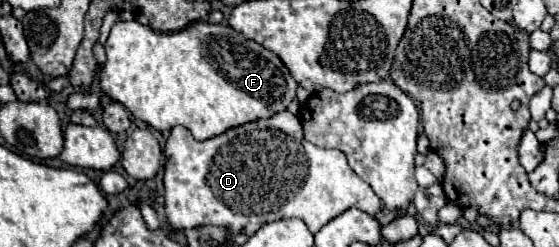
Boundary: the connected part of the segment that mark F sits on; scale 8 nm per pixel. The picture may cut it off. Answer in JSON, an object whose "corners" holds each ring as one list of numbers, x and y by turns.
{"corners":[[118,20,106,42,106,56,106,64,100,68,100,86,112,100,120,102,134,114,134,118,160,132,180,124,188,128,196,140,208,140,246,122,284,112,296,98,298,88,296,80,276,54,262,48,254,40,246,40,226,24,194,22,180,32,160,34,136,20]]}

